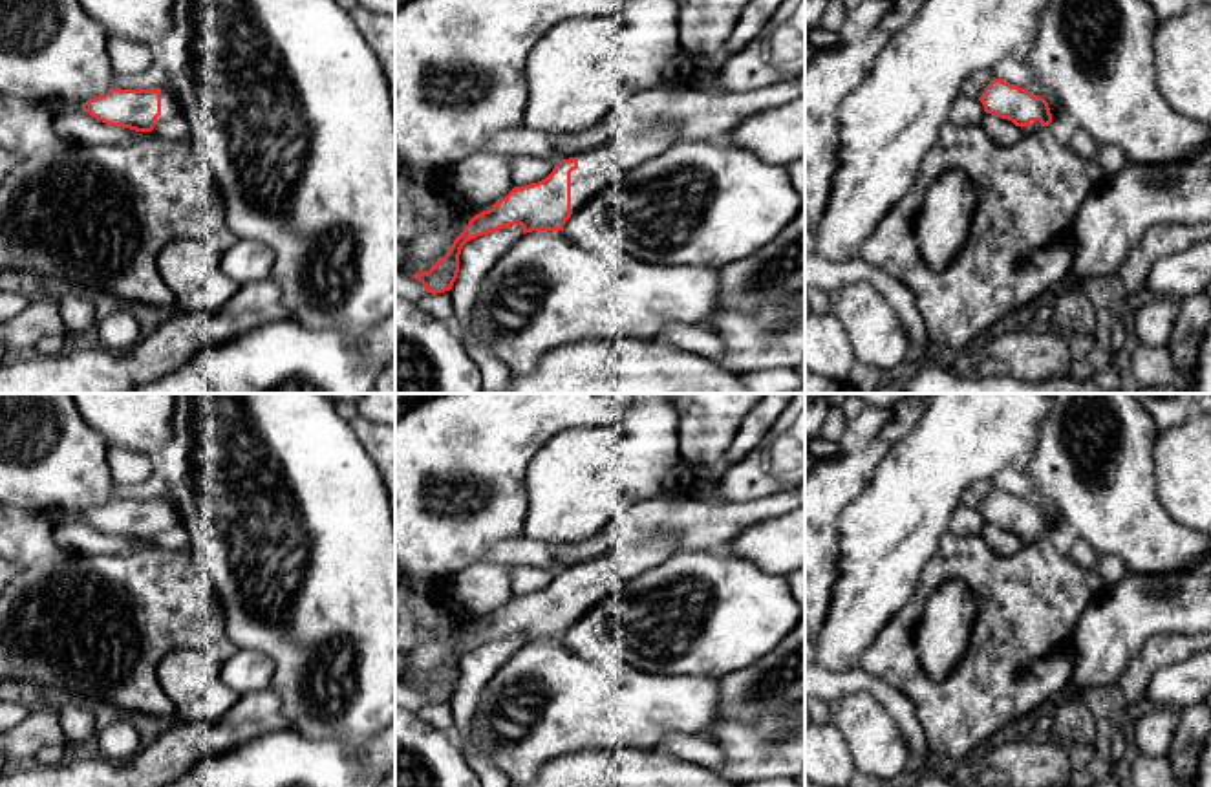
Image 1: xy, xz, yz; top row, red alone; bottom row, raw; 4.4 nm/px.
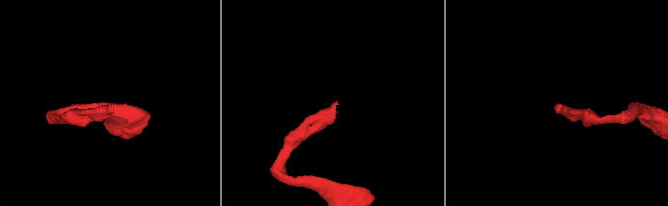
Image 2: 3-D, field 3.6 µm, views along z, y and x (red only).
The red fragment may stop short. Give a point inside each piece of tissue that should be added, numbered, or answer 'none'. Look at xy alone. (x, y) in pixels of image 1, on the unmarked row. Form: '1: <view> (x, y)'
1: xy (169, 513)

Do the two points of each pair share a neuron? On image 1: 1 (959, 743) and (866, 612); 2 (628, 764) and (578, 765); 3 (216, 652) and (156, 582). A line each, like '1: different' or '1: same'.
1: different
2: same
3: same

